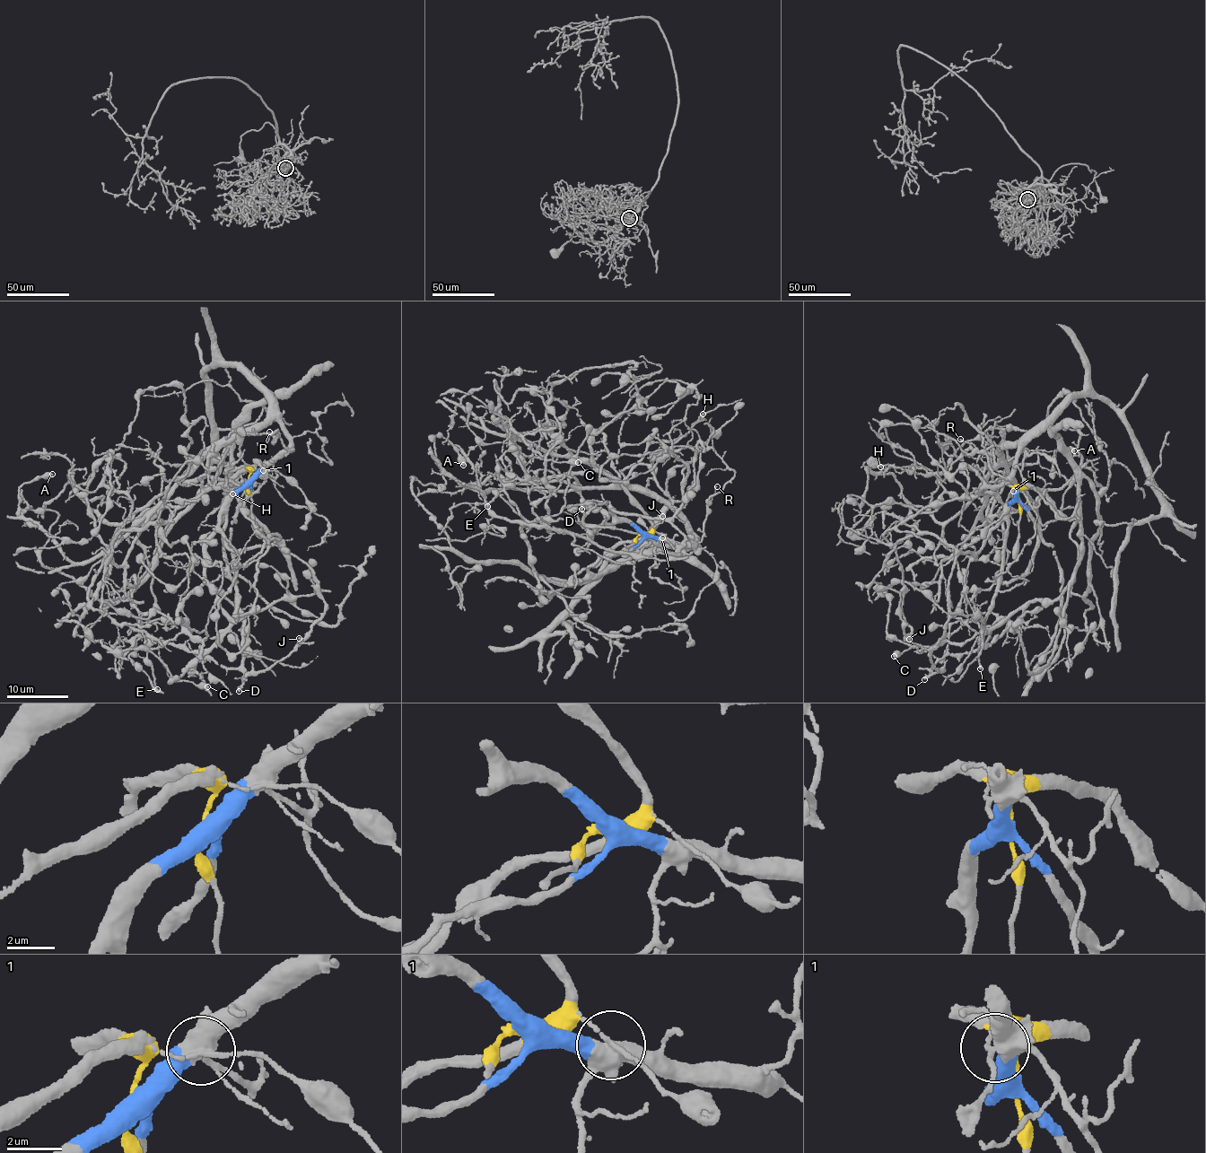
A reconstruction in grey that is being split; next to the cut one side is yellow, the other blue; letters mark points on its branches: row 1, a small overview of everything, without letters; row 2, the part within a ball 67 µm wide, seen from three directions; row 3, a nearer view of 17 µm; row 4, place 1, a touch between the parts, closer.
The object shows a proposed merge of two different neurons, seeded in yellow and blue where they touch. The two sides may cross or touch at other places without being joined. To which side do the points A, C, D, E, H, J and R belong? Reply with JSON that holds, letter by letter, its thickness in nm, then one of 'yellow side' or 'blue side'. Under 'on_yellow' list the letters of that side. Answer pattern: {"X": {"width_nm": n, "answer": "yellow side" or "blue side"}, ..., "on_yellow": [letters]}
{"A": {"width_nm": 600, "answer": "yellow side"}, "C": {"width_nm": 550, "answer": "yellow side"}, "D": {"width_nm": 300, "answer": "blue side"}, "E": {"width_nm": 280, "answer": "yellow side"}, "H": {"width_nm": 120, "answer": "blue side"}, "J": {"width_nm": 130, "answer": "blue side"}, "R": {"width_nm": 150, "answer": "blue side"}, "on_yellow": ["A", "C", "E"]}

